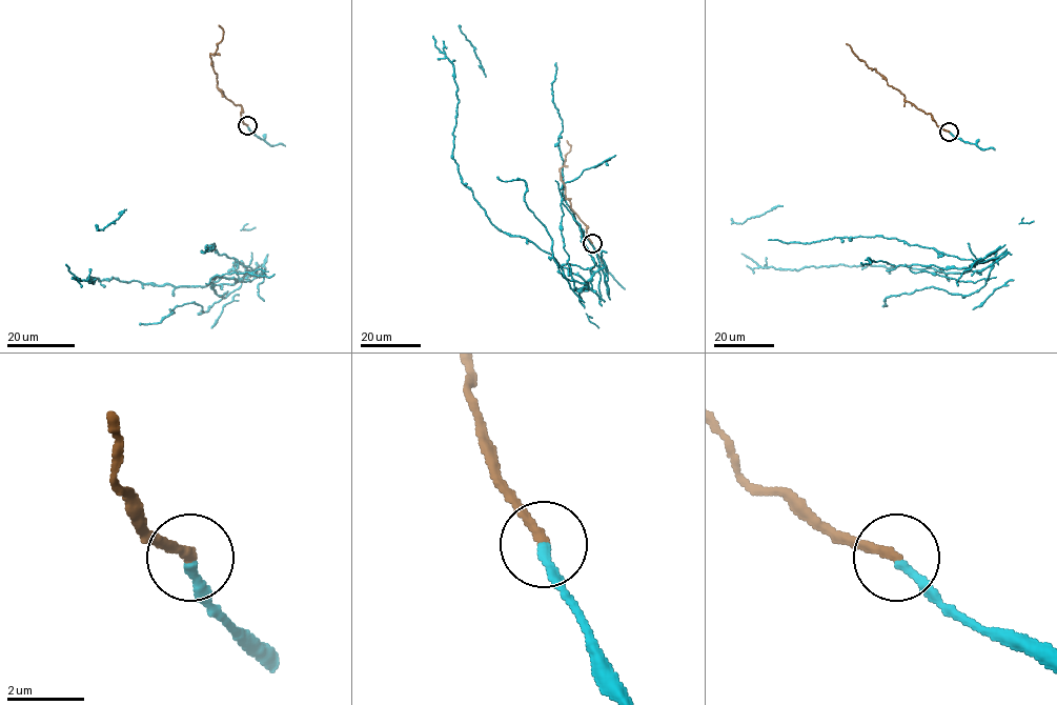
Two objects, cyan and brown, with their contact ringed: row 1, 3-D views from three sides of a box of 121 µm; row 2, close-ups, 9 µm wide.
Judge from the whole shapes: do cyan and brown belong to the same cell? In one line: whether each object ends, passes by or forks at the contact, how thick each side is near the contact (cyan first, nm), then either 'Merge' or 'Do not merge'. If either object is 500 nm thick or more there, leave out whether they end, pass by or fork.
At the ring cyan ends. At the ring brown ends. Thickness 240 nm (cyan) against 260 nm. Do not merge

